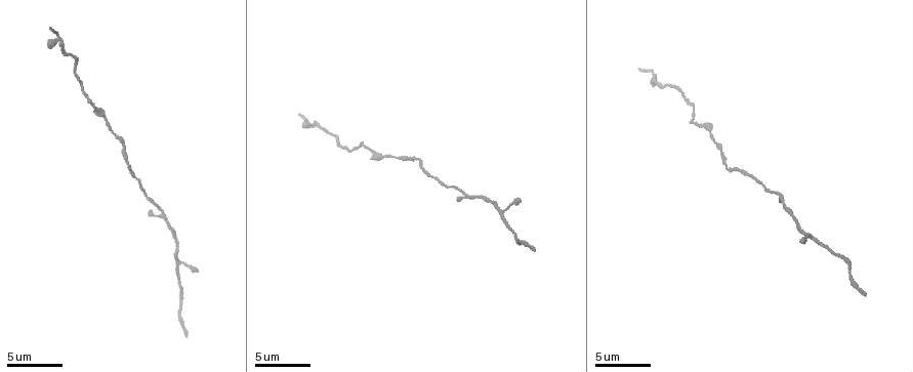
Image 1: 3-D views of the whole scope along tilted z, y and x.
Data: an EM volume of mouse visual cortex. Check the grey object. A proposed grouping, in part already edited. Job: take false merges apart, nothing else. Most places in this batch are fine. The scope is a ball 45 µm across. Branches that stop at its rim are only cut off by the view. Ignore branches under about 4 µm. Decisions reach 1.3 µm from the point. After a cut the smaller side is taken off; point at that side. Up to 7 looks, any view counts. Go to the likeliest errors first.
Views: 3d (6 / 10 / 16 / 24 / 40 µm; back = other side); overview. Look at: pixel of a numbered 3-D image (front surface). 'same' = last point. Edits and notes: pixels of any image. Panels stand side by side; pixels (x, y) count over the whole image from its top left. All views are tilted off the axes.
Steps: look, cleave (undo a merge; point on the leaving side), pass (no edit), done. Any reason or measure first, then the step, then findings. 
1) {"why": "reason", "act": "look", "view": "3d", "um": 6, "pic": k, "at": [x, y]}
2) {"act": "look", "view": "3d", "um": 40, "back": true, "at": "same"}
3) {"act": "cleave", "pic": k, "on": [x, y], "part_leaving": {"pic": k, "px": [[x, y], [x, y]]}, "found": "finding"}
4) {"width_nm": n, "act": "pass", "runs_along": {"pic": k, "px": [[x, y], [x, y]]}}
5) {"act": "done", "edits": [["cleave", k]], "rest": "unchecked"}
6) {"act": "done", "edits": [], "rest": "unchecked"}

{"why": "thick turns thin", "act": "look", "view": "3d", "um": 10, "pic": 1, "at": [464, 194]}

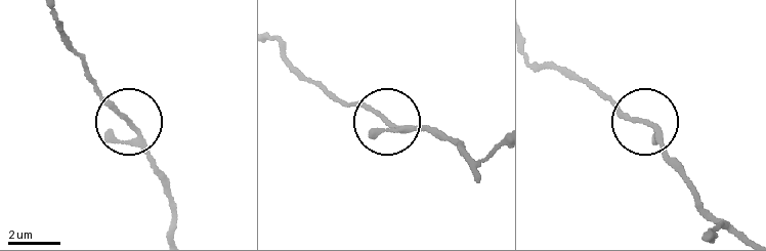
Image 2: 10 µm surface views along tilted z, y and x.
{"width_nm": 150, "act": "pass", "runs_along": {"pic": 2, "px": [[575, 76], [649, 124], [679, 160]]}, "found": "continuous, no second cell"}

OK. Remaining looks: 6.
{"why": "calibre changes", "act": "look", "view": "3d", "um": 10, "pic": 1, "at": [92, 105]}

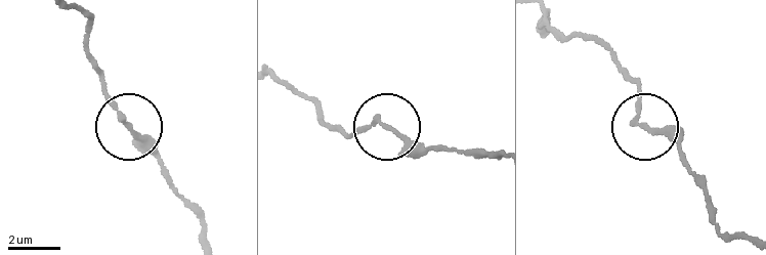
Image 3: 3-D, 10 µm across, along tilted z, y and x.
{"act": "pass", "runs_along": {"pic": 3, "px": [[499, 153], [419, 146], [374, 124], [347, 138]]}, "found": "continuous, no second cell"}

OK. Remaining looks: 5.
{"why": "calibre changes", "act": "look", "view": "3d", "um": 10, "pic": 1, "at": [176, 270]}

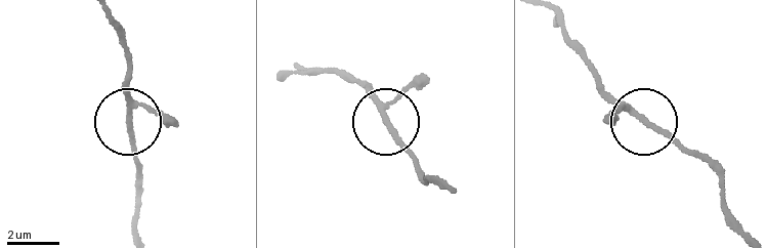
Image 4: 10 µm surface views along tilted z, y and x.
{"act": "look", "view": "3d", "um": 6, "pic": 4, "at": [130, 120]}

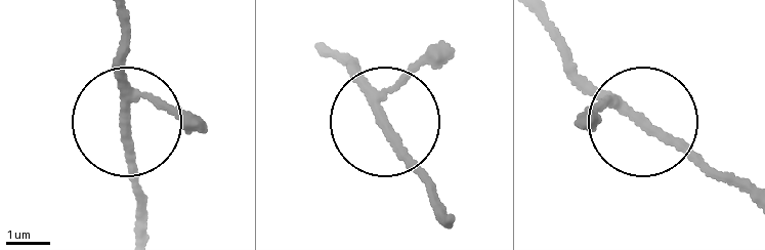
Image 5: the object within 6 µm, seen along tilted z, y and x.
{"act": "pass", "found": "continuous, no second cell"}

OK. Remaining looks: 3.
{"act": "done", "edits": [], "rest": "unchecked"}

